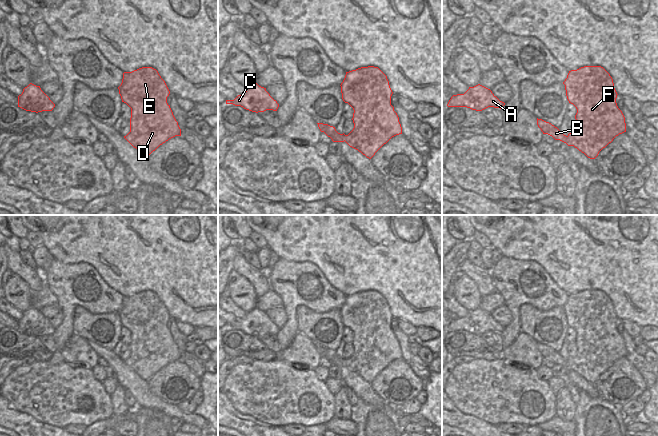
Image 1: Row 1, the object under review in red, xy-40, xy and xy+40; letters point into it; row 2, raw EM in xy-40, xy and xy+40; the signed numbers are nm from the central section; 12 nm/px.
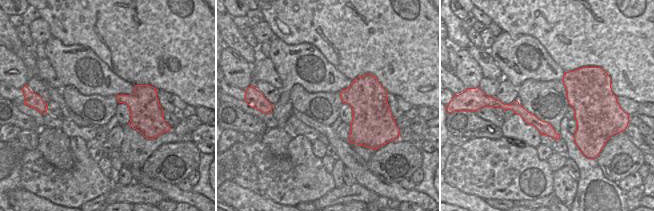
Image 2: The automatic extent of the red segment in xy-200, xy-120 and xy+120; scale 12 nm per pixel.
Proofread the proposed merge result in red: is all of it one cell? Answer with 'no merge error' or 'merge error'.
no merge error

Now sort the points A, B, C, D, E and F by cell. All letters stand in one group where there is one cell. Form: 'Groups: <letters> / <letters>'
Groups: A B C D E F.

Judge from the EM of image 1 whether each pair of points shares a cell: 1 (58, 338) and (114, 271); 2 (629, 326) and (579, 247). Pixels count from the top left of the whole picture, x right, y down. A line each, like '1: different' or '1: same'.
1: different
2: different

